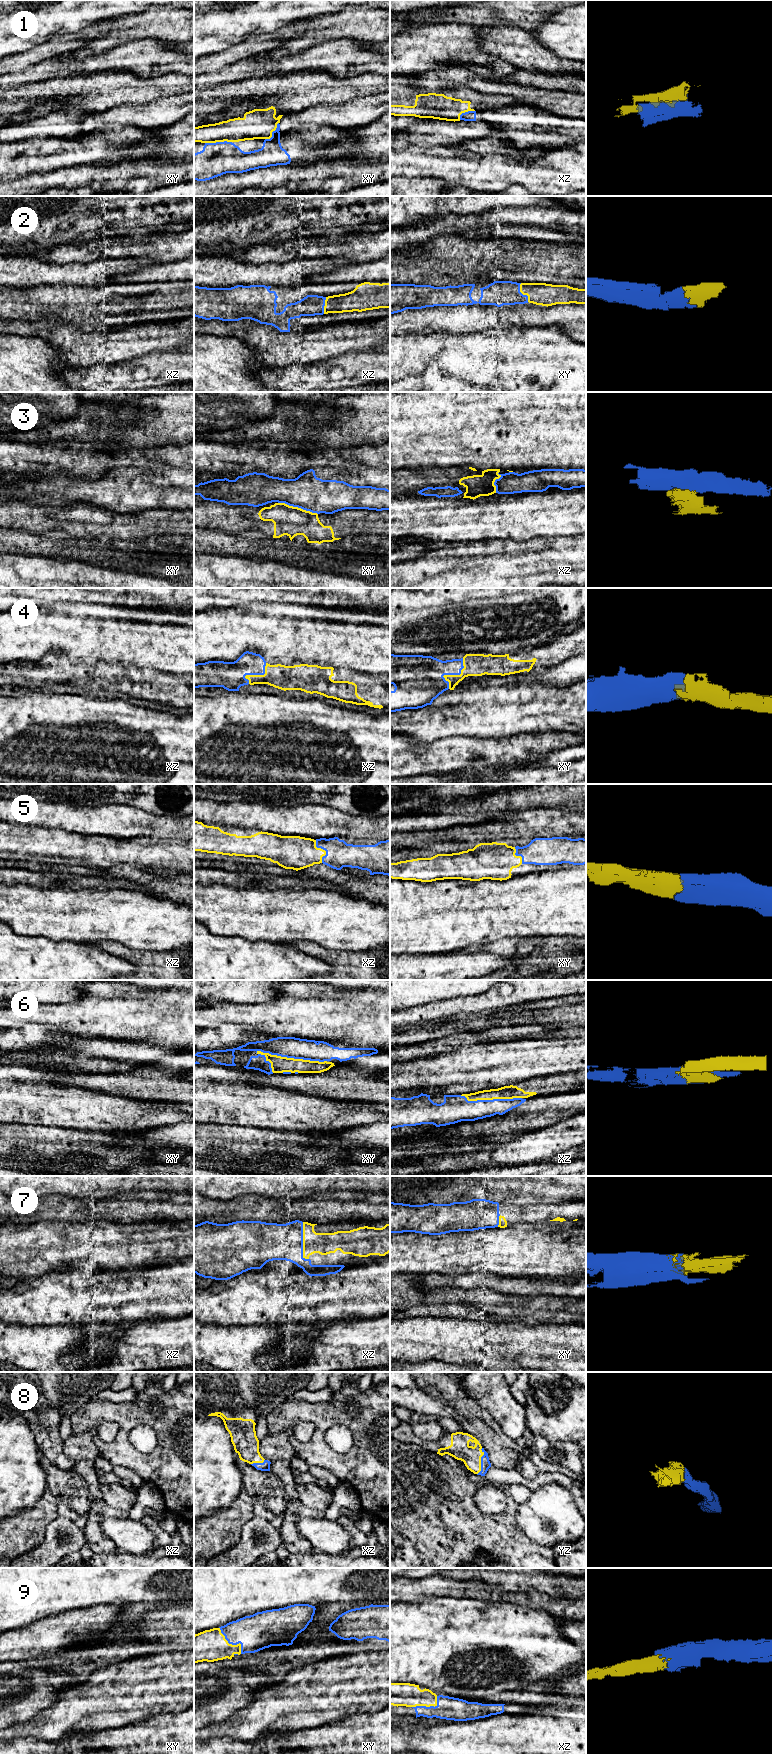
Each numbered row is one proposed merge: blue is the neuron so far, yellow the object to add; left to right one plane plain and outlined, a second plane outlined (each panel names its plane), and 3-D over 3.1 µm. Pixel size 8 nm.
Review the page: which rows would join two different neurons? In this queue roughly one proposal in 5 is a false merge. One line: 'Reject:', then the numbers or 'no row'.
Reject: 1, 3

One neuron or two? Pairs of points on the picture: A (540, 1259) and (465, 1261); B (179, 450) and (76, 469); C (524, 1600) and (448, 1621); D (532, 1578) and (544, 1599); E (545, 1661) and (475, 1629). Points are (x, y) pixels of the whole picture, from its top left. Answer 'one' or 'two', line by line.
A: one
B: one
C: two
D: two
E: one

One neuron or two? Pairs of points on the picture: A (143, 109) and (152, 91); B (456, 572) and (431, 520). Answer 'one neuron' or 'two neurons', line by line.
A: two neurons
B: two neurons

